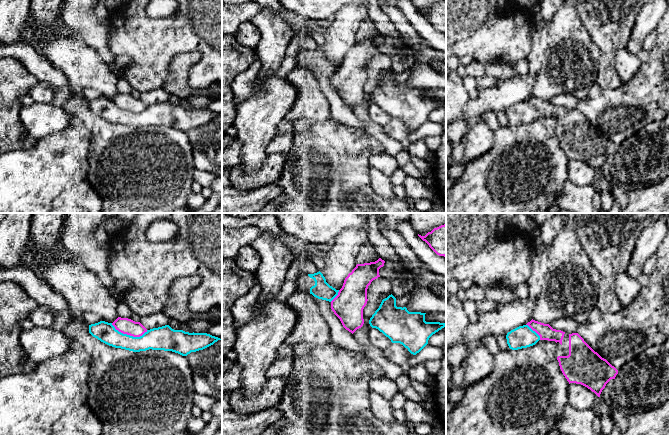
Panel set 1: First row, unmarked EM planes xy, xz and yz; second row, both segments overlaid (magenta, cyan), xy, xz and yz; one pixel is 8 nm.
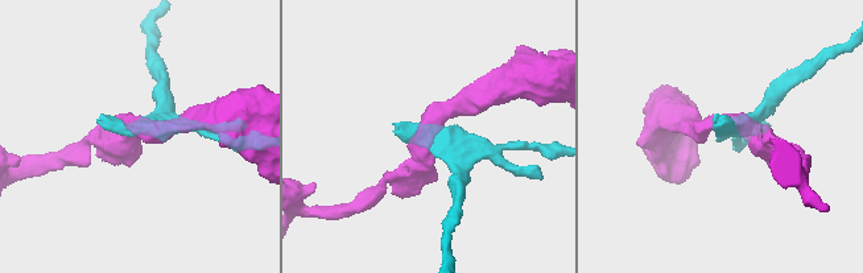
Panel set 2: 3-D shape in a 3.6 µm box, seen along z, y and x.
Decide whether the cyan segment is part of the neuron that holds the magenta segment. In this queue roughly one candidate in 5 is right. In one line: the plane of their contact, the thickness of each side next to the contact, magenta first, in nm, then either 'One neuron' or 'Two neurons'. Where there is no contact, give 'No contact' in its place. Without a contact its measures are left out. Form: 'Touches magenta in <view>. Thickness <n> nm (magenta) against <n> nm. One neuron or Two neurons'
Touches magenta in xy. Thickness 130 nm (magenta) against 180 nm. Two neurons

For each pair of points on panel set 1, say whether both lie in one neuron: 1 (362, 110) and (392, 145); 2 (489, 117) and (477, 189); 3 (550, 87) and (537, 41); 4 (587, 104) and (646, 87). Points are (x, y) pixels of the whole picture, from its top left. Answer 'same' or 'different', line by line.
1: same
2: different
3: different
4: same

